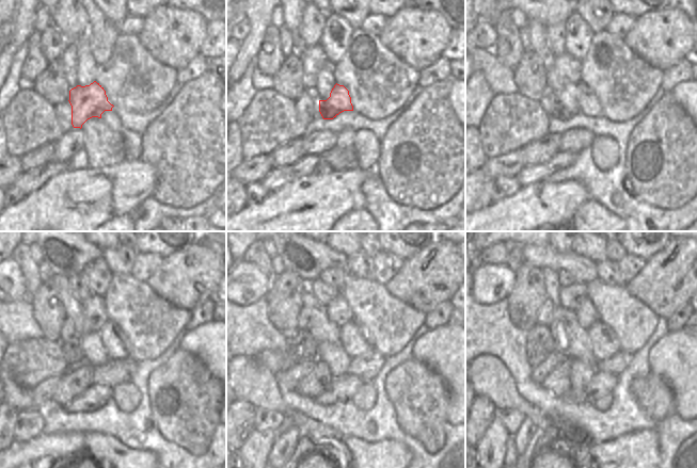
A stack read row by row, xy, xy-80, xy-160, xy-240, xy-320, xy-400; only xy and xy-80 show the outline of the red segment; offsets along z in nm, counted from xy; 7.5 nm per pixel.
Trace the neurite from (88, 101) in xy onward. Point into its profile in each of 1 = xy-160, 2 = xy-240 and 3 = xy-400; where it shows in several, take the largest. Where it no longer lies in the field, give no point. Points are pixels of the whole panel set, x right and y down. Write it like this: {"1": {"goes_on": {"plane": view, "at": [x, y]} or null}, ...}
{"1": {"goes_on": {"plane": "xy-160", "at": [588, 105]}}, "2": {"goes_on": {"plane": "xy-240", "at": [116, 345]}}, "3": {"goes_on": {"plane": "xy-400", "at": [605, 343]}}}

